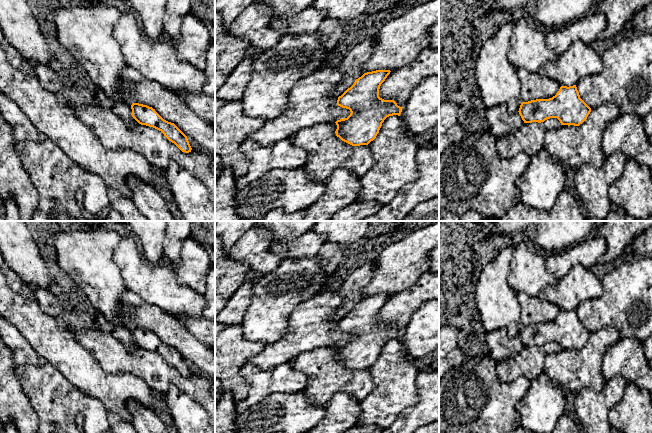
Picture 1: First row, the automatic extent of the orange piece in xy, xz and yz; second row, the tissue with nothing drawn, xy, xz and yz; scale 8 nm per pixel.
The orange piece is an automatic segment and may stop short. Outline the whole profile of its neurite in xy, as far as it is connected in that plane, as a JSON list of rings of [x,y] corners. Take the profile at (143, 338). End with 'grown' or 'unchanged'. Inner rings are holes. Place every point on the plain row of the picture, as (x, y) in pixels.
[[[133,327],[131,333],[132,341],[139,348],[161,355],[164,360],[174,367],[182,376],[191,376],[192,372],[187,360],[174,347],[164,344],[155,333],[139,327]]]; unchanged

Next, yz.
[[[573,309],[561,310],[549,323],[522,326],[518,336],[524,347],[541,347],[557,342],[561,349],[579,350],[587,343],[591,332],[580,322],[576,309]]]; unchanged

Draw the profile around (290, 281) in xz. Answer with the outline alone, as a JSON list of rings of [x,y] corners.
[[[314,257],[282,260],[271,273],[261,275],[253,286],[253,296],[241,326],[244,337],[251,342],[271,344],[280,340],[289,326],[289,316],[301,302],[318,295],[329,277]]]

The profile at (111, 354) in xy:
[[[68,327],[75,340],[89,350],[100,366],[108,373],[130,374],[145,381],[153,392],[163,394],[170,386],[176,386],[180,391],[201,405],[208,413],[210,423],[215,428],[215,380],[192,373],[189,377],[182,376],[174,367],[169,365],[164,358],[146,349],[128,350],[112,335],[102,331],[85,331]]]

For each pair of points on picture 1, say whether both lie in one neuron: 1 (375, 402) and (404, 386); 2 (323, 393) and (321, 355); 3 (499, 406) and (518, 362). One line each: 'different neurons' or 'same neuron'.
1: same neuron
2: same neuron
3: different neurons

